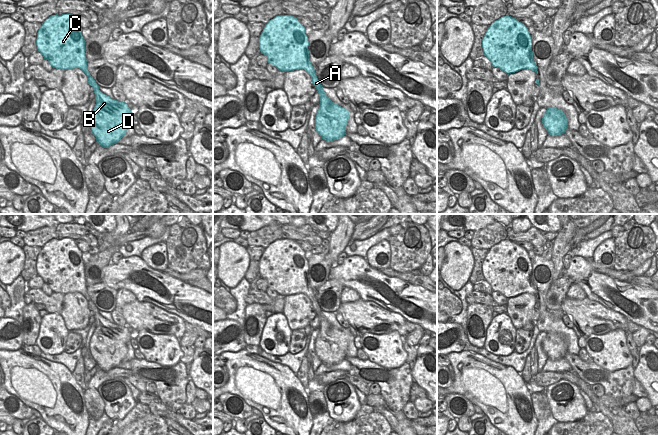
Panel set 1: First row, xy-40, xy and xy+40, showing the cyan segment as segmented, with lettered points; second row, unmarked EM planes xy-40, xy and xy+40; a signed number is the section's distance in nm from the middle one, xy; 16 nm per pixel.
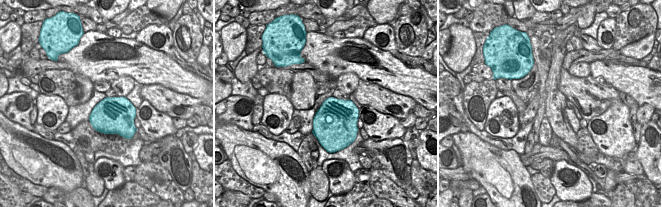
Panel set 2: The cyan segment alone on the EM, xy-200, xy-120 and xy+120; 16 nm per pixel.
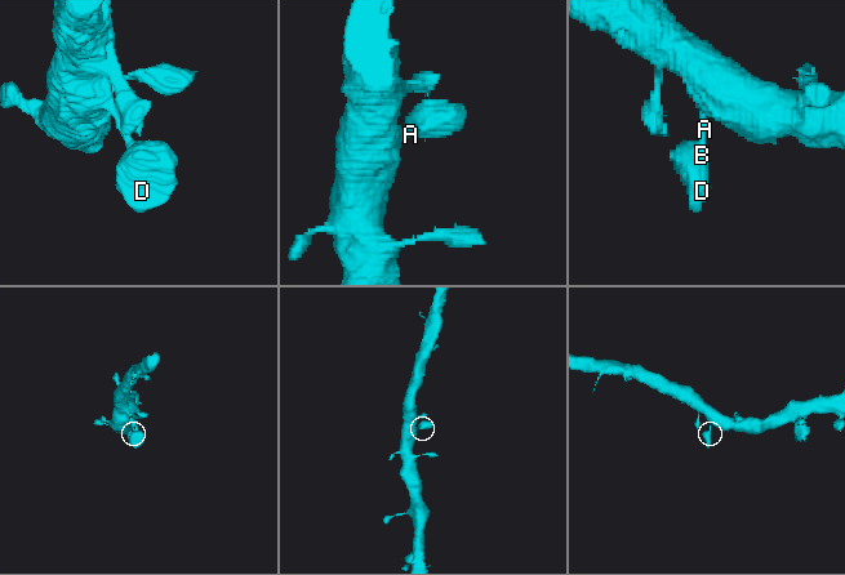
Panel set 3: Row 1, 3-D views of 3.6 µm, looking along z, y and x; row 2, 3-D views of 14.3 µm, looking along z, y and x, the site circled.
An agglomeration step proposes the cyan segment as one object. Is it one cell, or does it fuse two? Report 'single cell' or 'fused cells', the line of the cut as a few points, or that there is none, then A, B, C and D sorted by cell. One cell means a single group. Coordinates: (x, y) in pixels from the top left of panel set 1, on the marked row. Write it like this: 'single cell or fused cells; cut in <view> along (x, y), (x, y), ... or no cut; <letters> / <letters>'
single cell; no cut; A B C D

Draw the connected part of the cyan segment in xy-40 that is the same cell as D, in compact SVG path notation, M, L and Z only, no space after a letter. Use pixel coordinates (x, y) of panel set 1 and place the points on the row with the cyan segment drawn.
M71 14L51 15L41 25L36 39L37 50L56 69L81 69L94 88L96 104L89 125L96 141L104 148L116 144L127 131L131 109L124 102L111 99L99 90L90 75L85 56L82 28Z

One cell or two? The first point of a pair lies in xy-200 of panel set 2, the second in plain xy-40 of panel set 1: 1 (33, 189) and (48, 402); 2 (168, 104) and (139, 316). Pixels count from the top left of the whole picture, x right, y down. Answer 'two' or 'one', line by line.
1: two
2: one

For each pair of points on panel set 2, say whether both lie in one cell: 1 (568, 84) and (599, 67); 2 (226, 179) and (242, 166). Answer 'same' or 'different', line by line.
1: different
2: different

